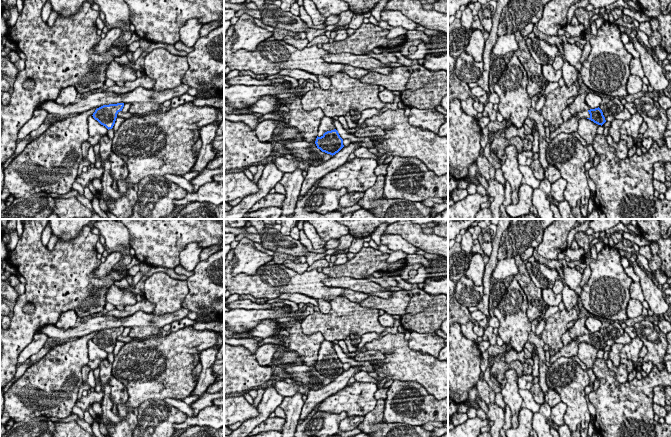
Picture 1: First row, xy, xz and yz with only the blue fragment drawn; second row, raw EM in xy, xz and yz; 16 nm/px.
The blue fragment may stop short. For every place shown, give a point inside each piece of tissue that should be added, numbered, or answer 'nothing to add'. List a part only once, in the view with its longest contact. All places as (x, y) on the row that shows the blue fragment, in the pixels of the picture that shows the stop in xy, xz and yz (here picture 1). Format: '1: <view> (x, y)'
1: xz (326, 124)

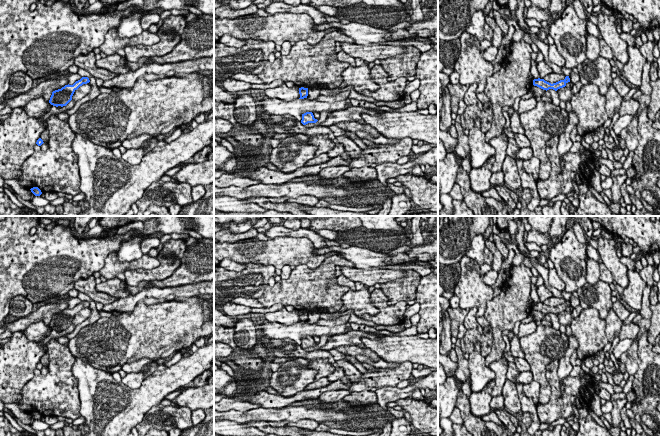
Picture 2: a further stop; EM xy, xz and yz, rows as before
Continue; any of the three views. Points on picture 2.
nothing to add

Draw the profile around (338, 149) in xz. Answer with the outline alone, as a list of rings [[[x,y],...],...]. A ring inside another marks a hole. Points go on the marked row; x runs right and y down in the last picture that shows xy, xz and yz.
[[[338,143],[334,146],[332,150],[328,152],[328,156],[330,158],[334,158],[345,151],[344,145],[342,143]]]

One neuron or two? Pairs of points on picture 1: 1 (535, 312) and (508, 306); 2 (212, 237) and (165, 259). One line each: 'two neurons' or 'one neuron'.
1: two neurons
2: one neuron

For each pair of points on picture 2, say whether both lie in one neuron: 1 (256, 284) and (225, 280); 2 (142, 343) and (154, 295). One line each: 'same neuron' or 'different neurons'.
1: same neuron
2: different neurons

